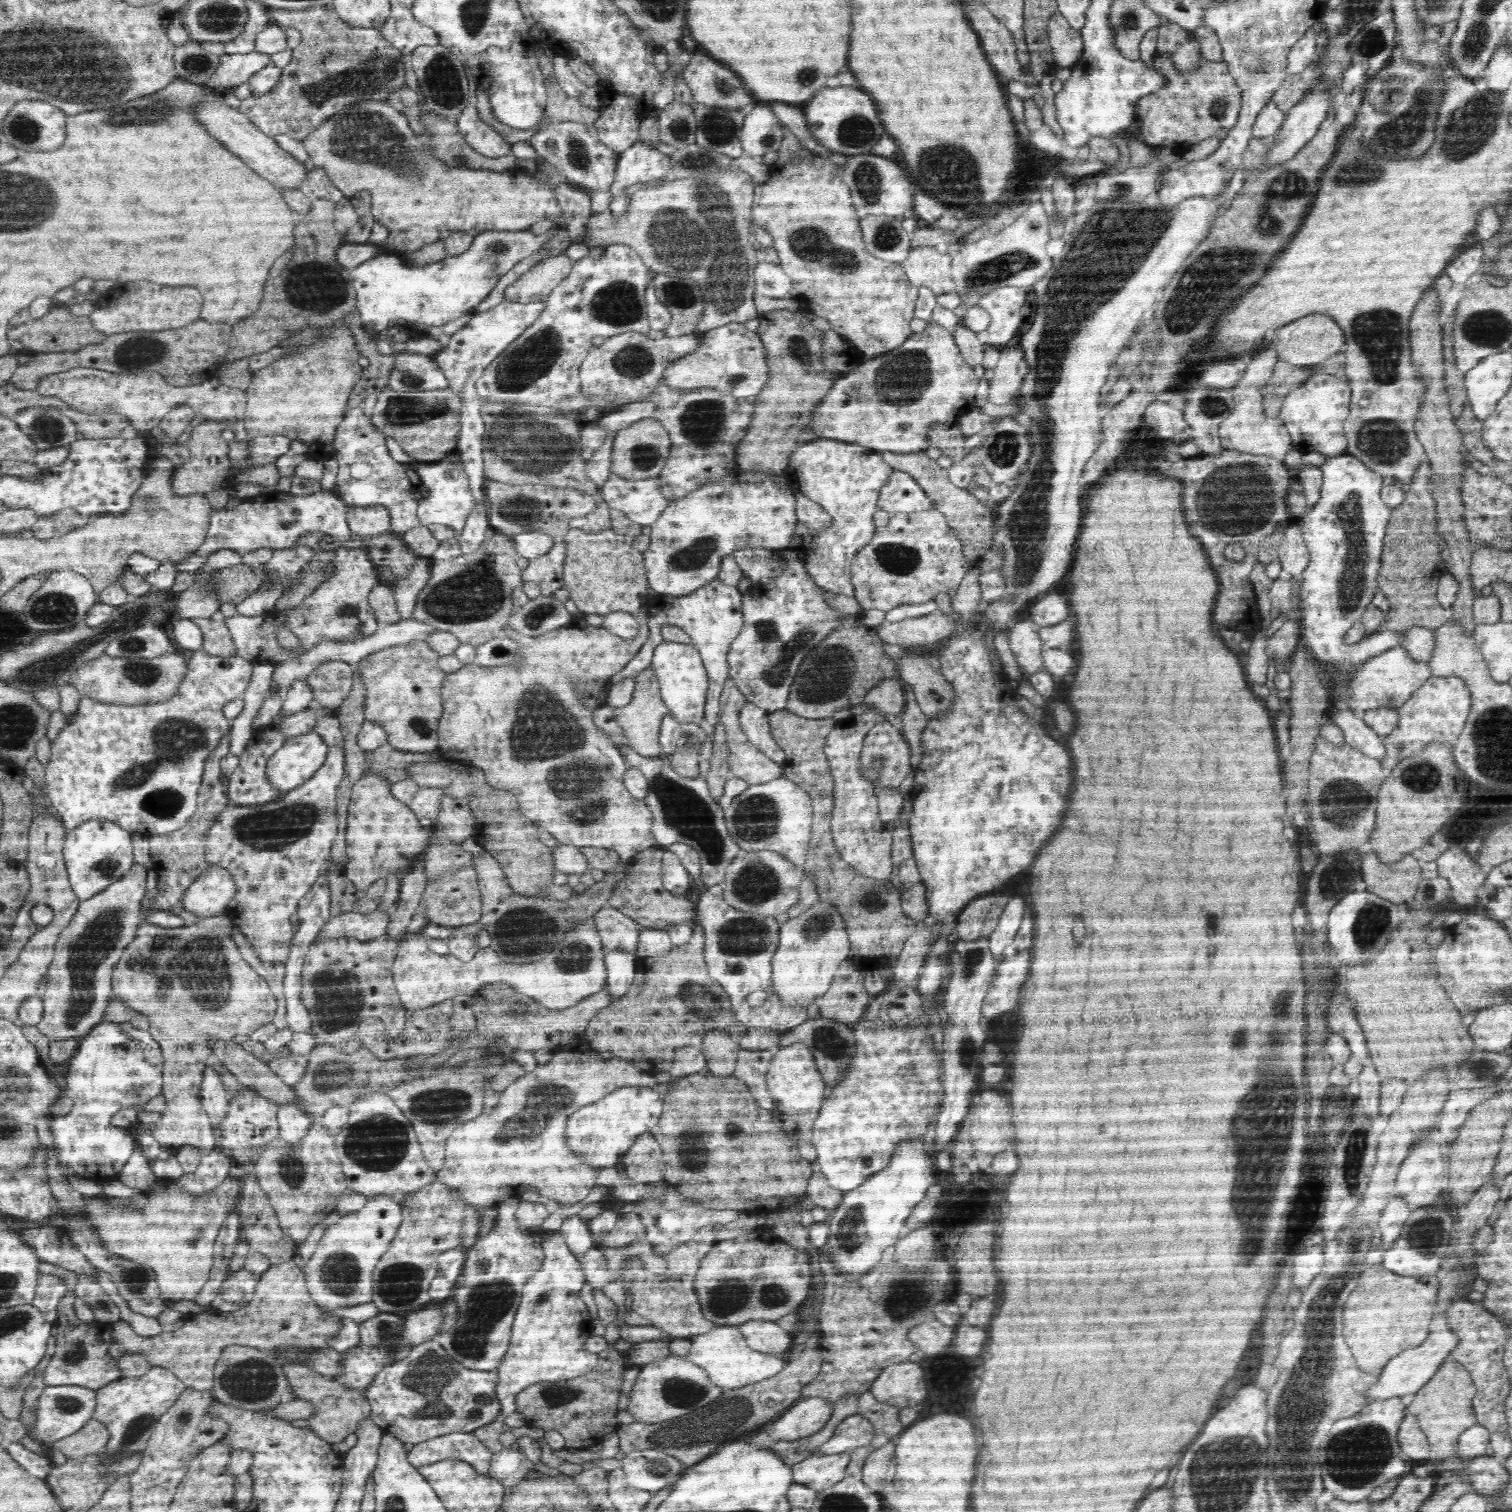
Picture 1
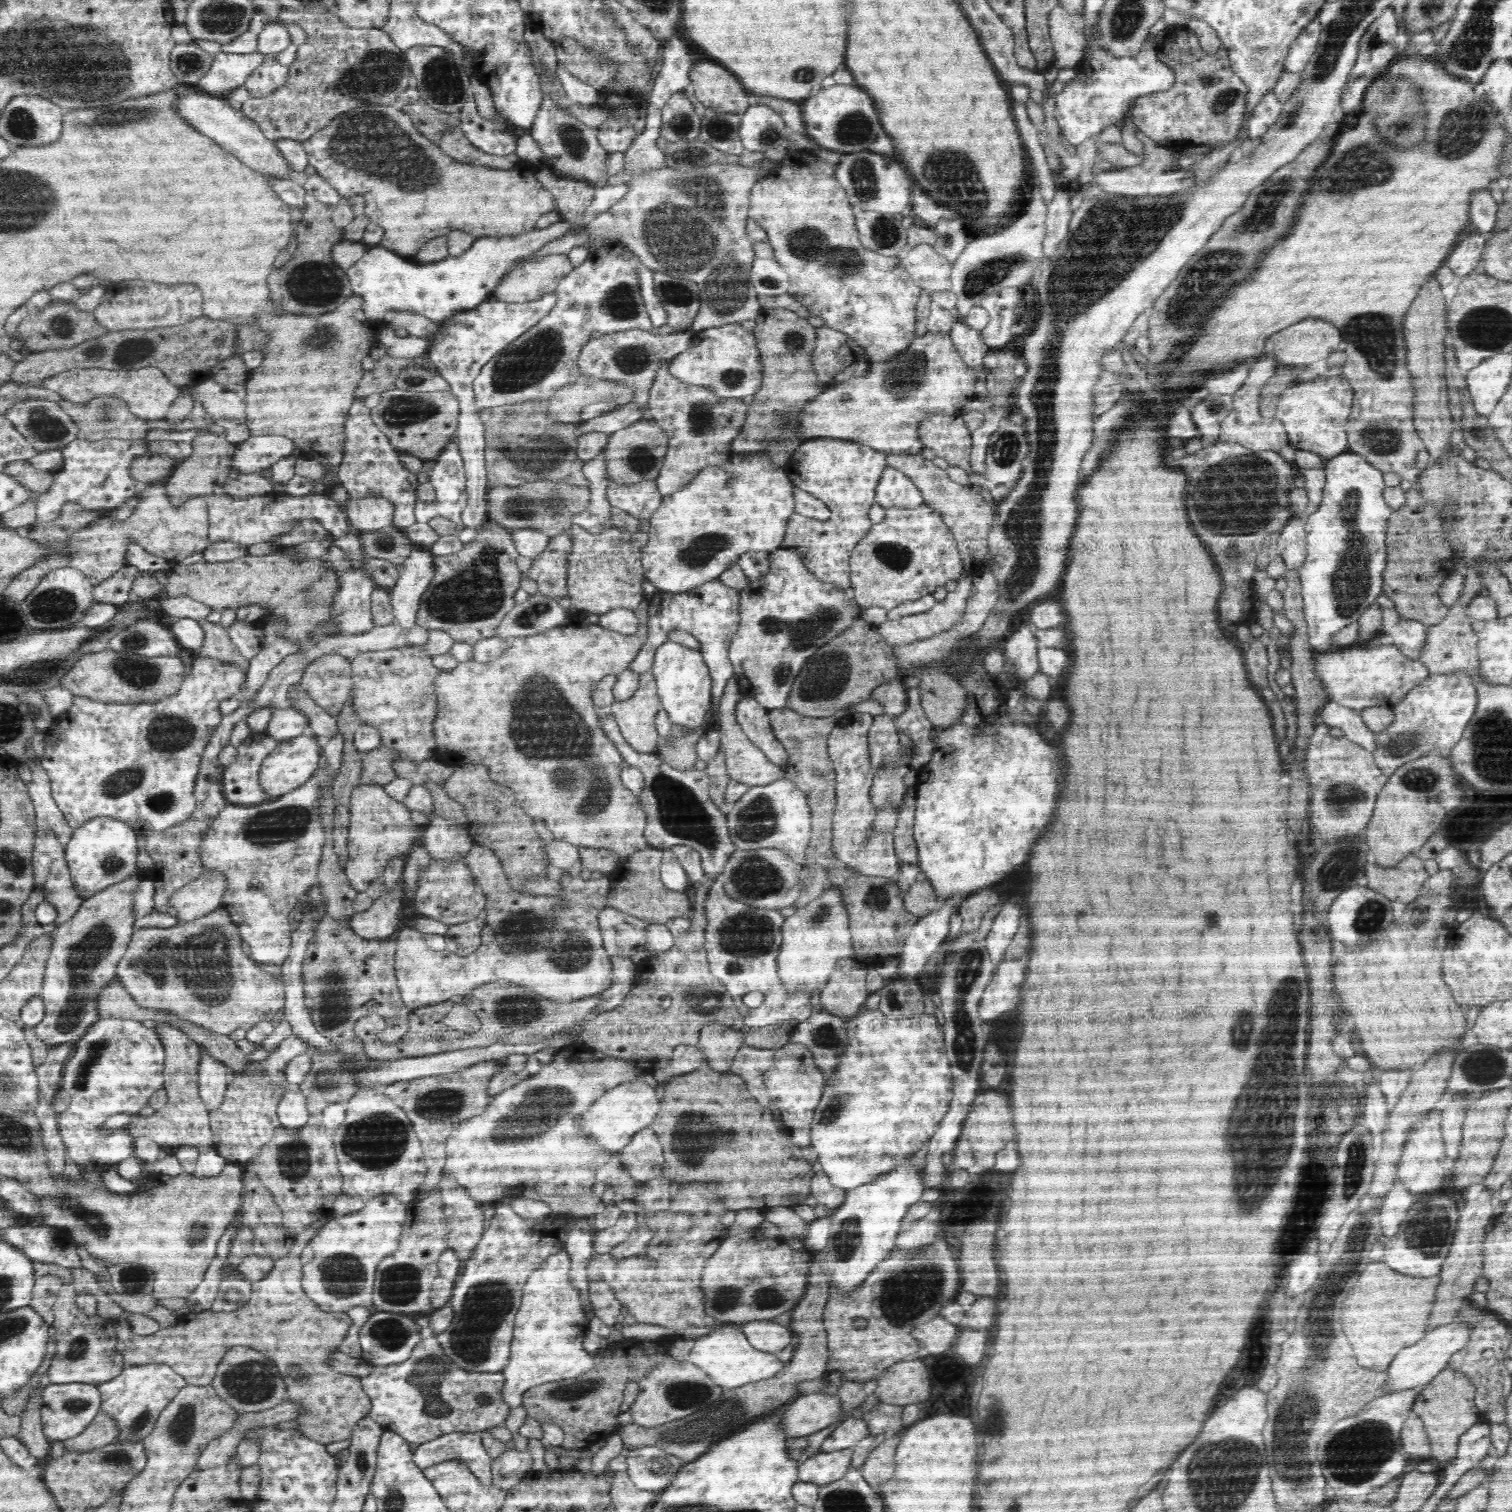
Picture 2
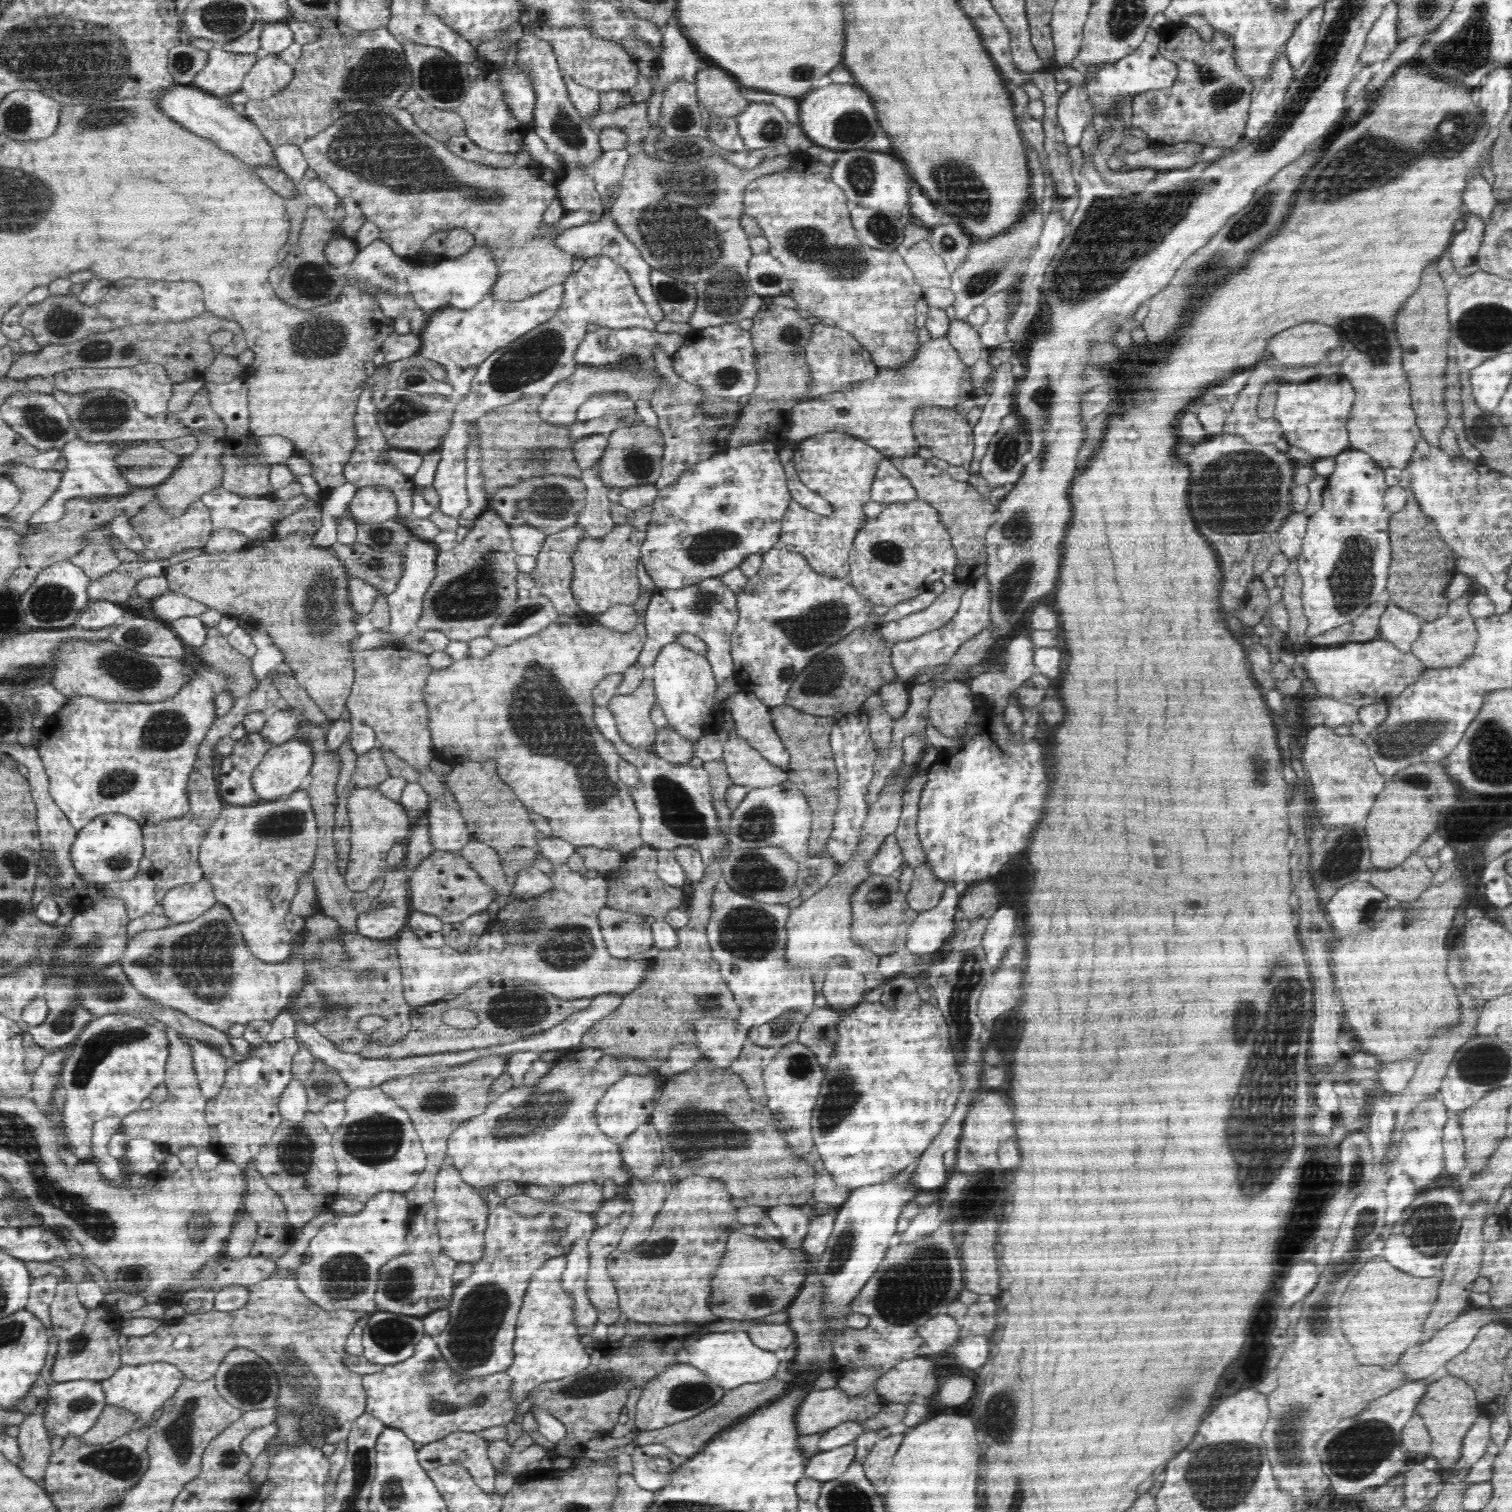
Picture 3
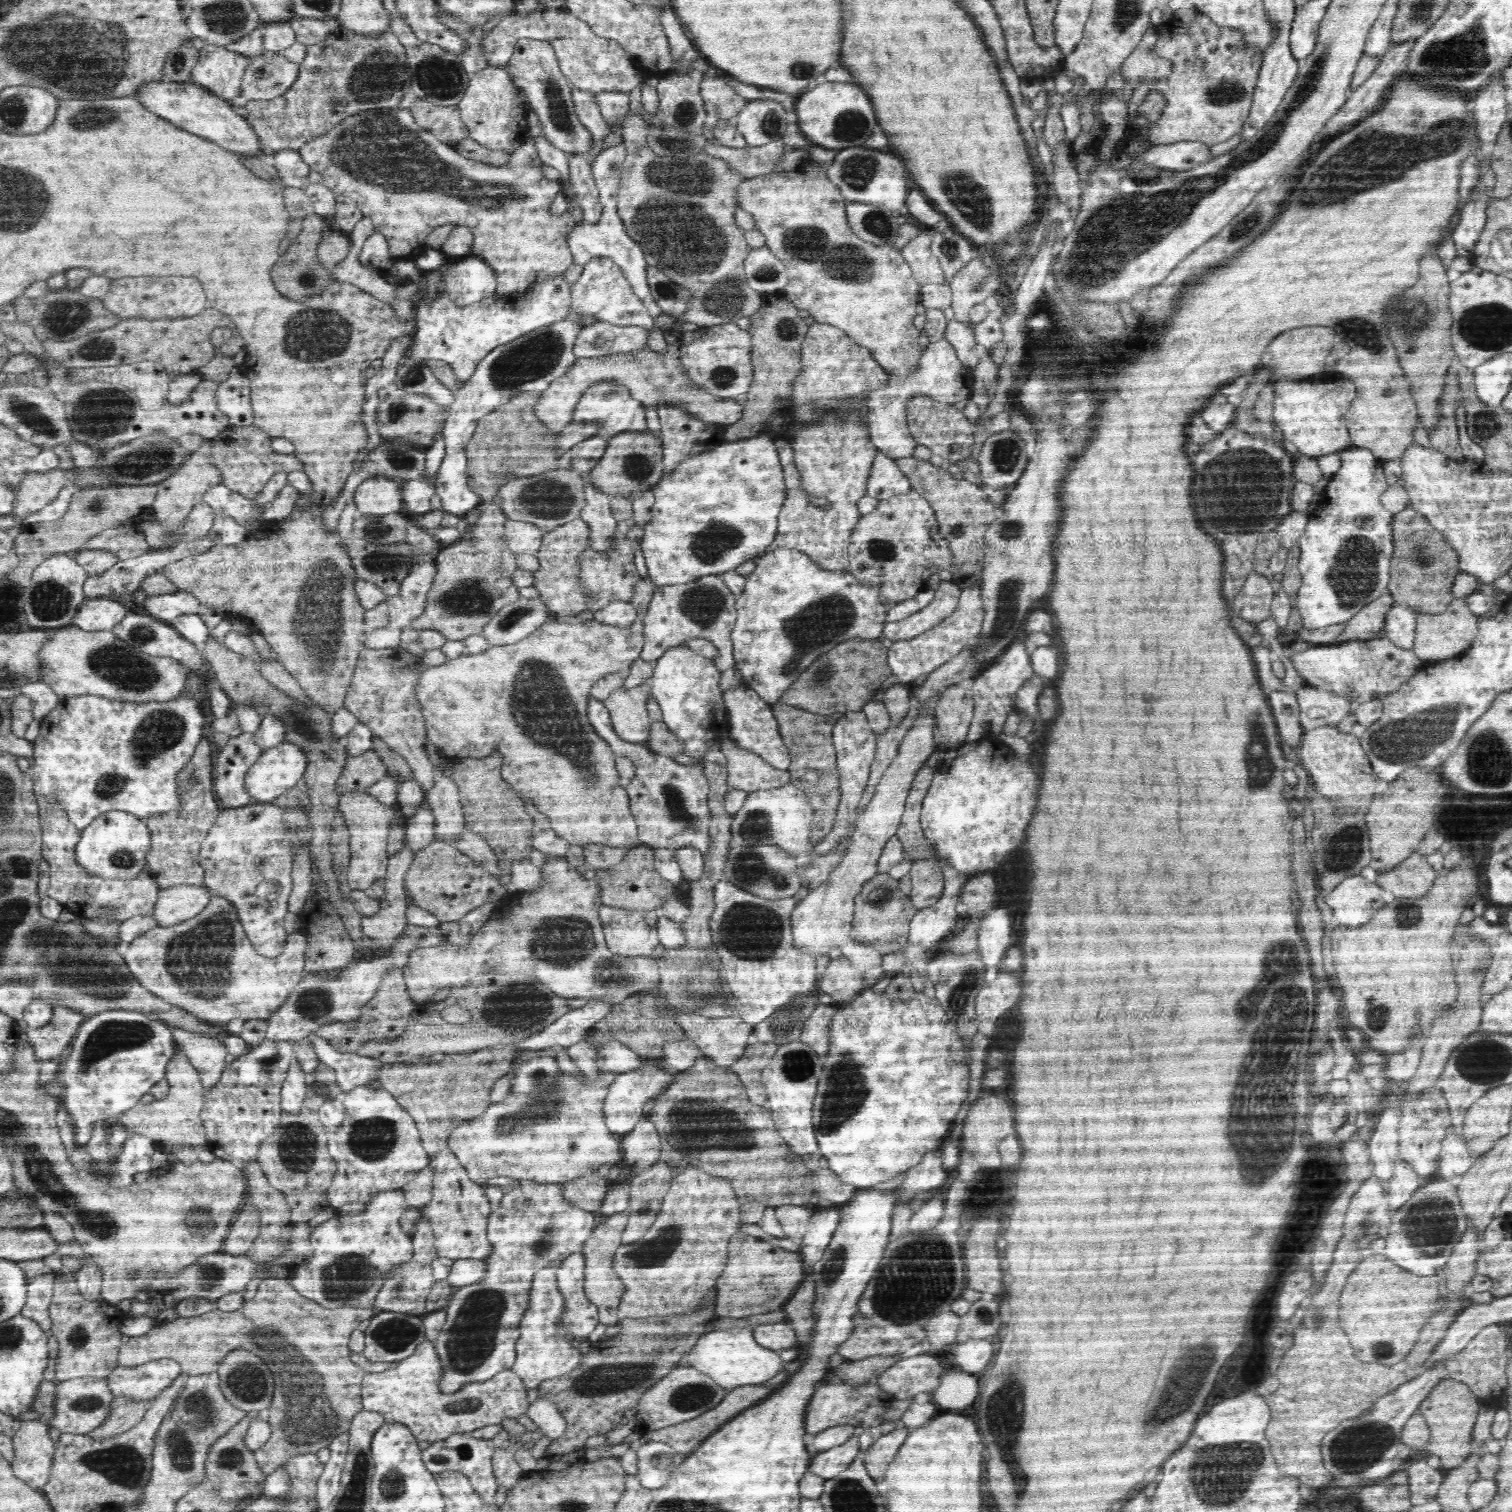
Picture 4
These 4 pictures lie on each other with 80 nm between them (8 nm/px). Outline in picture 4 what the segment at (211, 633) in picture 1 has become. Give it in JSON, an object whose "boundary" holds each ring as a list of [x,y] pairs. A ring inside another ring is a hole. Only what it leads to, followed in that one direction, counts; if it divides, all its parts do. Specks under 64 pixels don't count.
{"boundary":[[[209,638],[201,646],[201,654],[208,661],[211,670],[216,675],[218,687],[222,688],[234,704],[248,705],[248,707],[256,710],[266,708],[275,718],[284,719],[284,723],[286,723],[285,742],[298,745],[306,753],[308,764],[306,764],[306,773],[303,778],[309,788],[310,806],[306,809],[313,830],[312,840],[308,843],[309,855],[312,864],[315,865],[321,880],[323,880],[323,886],[327,890],[327,901],[340,916],[355,946],[362,948],[357,950],[358,958],[369,961],[374,958],[374,954],[371,954],[372,947],[370,947],[373,943],[369,938],[366,939],[363,934],[361,925],[363,916],[353,907],[349,897],[342,895],[340,885],[336,882],[336,875],[333,874],[332,870],[332,849],[329,845],[332,824],[338,812],[339,796],[336,793],[336,786],[344,770],[344,762],[348,757],[345,740],[332,736],[333,716],[320,709],[318,705],[314,705],[314,702],[306,707],[306,705],[294,701],[281,690],[270,685],[270,682],[262,677],[253,657],[246,657],[229,650],[223,640]],[[365,945],[367,945],[367,949],[364,948]]]}

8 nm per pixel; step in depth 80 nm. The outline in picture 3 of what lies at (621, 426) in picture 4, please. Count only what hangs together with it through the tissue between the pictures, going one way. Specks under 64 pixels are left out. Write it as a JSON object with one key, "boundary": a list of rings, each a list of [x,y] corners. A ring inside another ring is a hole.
{"boundary":[[[602,392],[596,394],[594,398],[588,398],[588,402],[584,402],[578,410],[578,420],[592,420],[592,418],[600,418],[600,416],[618,416],[622,419],[626,418],[626,426],[628,424],[642,423],[638,422],[638,416],[634,414],[635,401],[627,395],[618,392]]]}

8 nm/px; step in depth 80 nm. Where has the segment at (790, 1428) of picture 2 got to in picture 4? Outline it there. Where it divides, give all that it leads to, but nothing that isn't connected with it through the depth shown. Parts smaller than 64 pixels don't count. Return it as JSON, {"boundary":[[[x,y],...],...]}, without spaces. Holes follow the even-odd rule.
{"boundary":[[[836,1380],[824,1382],[815,1388],[812,1400],[808,1402],[804,1426],[808,1434],[816,1434],[836,1425],[870,1427],[880,1420],[893,1400],[893,1395],[884,1392],[878,1384],[866,1383],[855,1386]]]}

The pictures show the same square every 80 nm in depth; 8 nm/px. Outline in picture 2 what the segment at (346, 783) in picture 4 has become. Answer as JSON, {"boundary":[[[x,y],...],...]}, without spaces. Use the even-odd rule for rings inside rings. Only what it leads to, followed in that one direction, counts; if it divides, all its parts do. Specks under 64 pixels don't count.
{"boundary":[[[384,745],[362,753],[361,783],[384,786],[396,781],[398,777],[392,766],[400,758],[396,751]]]}

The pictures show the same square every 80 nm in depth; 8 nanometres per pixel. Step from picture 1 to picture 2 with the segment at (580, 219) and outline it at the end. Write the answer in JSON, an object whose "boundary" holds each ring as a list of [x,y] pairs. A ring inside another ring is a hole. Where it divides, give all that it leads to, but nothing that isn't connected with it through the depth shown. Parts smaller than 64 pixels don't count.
{"boundary":[[[552,169],[540,170],[534,176],[553,195],[556,206],[536,222],[537,230],[549,228],[561,220],[574,223],[583,218],[584,211],[594,202],[596,188],[588,181],[556,178]]]}

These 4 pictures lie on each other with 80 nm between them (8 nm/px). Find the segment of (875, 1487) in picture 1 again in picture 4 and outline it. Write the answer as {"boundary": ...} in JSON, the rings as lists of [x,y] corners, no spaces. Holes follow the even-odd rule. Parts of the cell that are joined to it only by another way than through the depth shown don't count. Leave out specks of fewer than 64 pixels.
{"boundary":[[[906,1426],[903,1429],[896,1429],[880,1438],[874,1440],[874,1443],[863,1454],[866,1470],[878,1484],[884,1480],[884,1472],[888,1469],[888,1464],[892,1462],[892,1458],[898,1454],[898,1448],[904,1444],[906,1436],[908,1436]]]}

